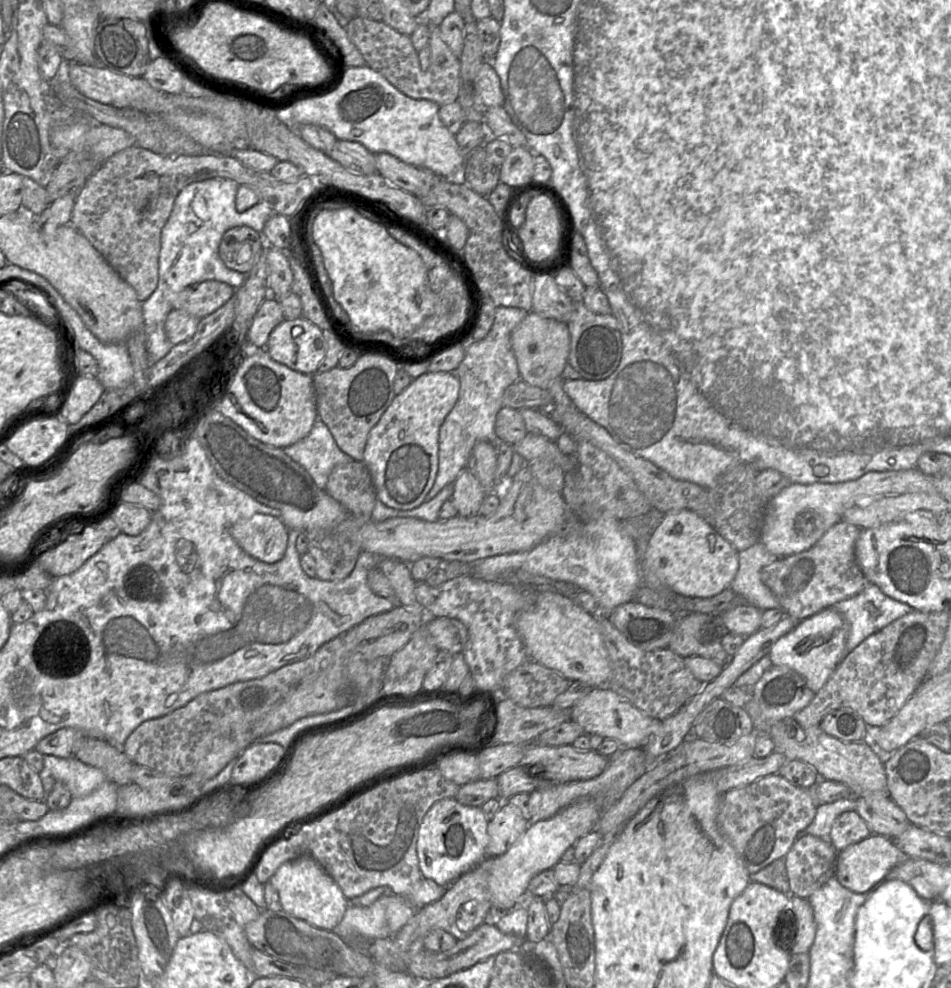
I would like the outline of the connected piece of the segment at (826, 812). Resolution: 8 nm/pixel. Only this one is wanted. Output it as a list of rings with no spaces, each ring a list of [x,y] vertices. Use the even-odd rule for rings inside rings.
[[[854,797],[841,798],[818,806],[813,821],[798,834],[797,839],[806,835],[814,835],[830,842],[830,831],[834,820],[843,812],[855,811],[855,808],[856,800]]]

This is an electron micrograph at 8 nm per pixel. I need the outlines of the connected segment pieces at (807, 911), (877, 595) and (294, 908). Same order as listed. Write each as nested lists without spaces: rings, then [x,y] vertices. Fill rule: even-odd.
[[[790,895],[790,907],[797,917],[797,934],[790,954],[809,952],[817,931],[814,910],[807,898]]]
[[[868,582],[867,586],[857,595],[839,601],[832,607],[843,616],[848,625],[846,654],[856,648],[871,634],[881,630],[893,621],[914,610],[908,604],[887,596],[878,586],[871,582]]]
[[[309,855],[285,862],[268,882],[278,892],[282,910],[310,926],[333,932],[345,914],[348,899],[333,878]]]

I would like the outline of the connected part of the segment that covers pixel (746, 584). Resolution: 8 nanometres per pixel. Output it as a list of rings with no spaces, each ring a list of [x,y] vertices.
[[[762,542],[738,551],[739,568],[729,588],[741,595],[748,605],[765,610],[780,608],[779,602],[761,580],[761,569],[780,557],[767,550]]]

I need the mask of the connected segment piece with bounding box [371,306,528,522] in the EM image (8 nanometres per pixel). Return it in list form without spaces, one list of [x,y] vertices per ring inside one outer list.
[[[496,307],[491,330],[481,341],[465,344],[465,355],[460,365],[452,373],[460,381],[456,404],[446,416],[439,429],[439,466],[433,487],[425,497],[425,502],[412,510],[390,508],[377,499],[371,521],[382,522],[390,518],[412,517],[428,522],[439,519],[443,504],[451,499],[454,482],[467,469],[468,460],[475,444],[480,441],[497,444],[495,420],[503,406],[503,394],[508,386],[520,380],[517,361],[511,348],[510,336],[514,328],[527,316],[528,311],[516,307]]]

